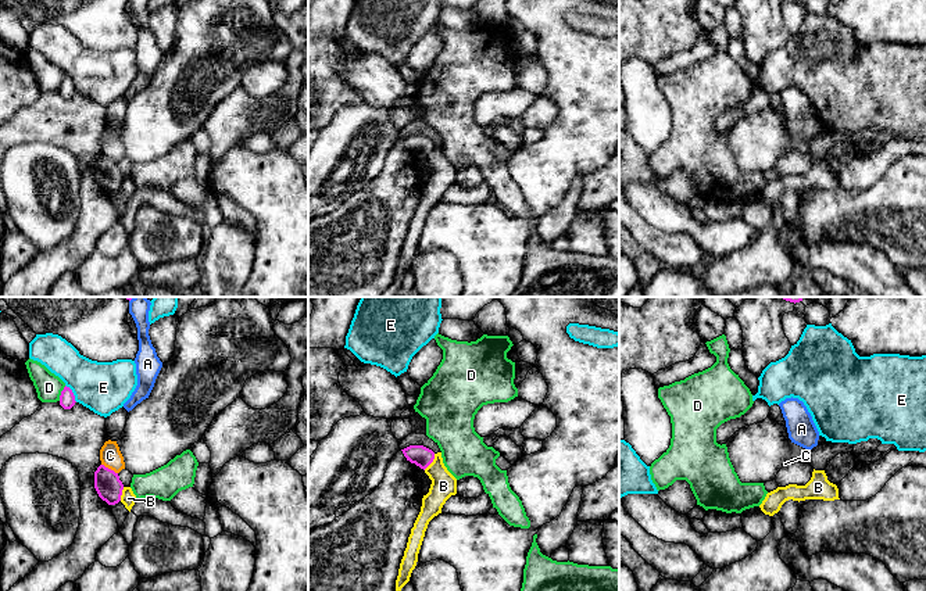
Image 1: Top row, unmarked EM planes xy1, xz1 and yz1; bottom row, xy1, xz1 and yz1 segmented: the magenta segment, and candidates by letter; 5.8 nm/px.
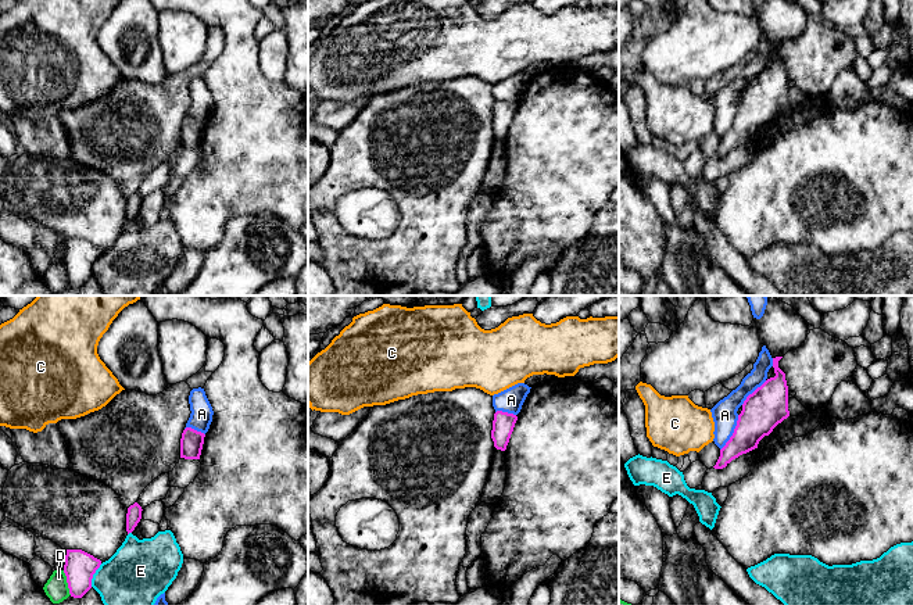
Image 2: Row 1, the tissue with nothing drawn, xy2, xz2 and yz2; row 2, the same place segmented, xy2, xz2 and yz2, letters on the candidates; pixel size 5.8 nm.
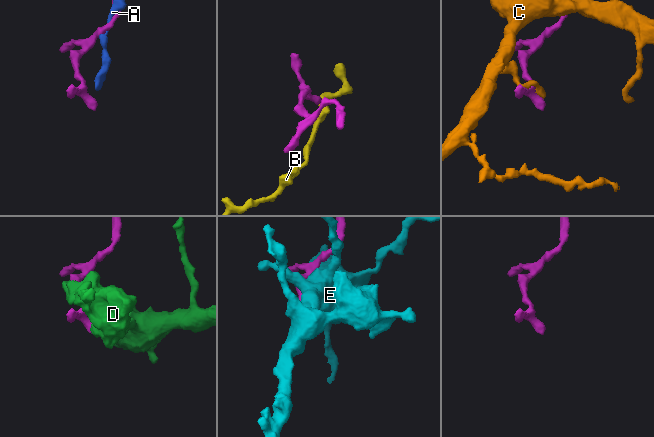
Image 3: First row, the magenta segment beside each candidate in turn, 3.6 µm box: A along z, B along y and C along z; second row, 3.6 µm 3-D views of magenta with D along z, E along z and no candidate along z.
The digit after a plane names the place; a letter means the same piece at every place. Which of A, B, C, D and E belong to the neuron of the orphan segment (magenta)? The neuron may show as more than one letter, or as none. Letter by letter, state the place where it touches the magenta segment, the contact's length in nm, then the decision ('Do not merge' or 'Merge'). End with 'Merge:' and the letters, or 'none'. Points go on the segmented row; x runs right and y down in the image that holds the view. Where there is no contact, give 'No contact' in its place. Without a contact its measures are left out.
A: Touches magenta at yz2 (733, 433). Shared border 240 nm. Do not merge
B: Touches magenta at xz1 (431, 462). Shared border 120 nm. Do not merge
C: Touches magenta at xy1 (110, 469). Shared border 110 nm. Do not merge
D: Touches magenta at xy2 (67, 582). Shared border 150 nm. Do not merge
E: Touches magenta at xy2 (93, 573). Shared border 150 nm. Do not merge
Merge: none

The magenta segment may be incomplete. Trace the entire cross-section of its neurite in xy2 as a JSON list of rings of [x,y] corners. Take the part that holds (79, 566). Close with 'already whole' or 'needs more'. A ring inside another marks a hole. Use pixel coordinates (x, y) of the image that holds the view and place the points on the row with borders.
[[[67,549],[64,573],[69,594],[82,598],[92,588],[92,579],[101,561],[82,549]]]; already whole

